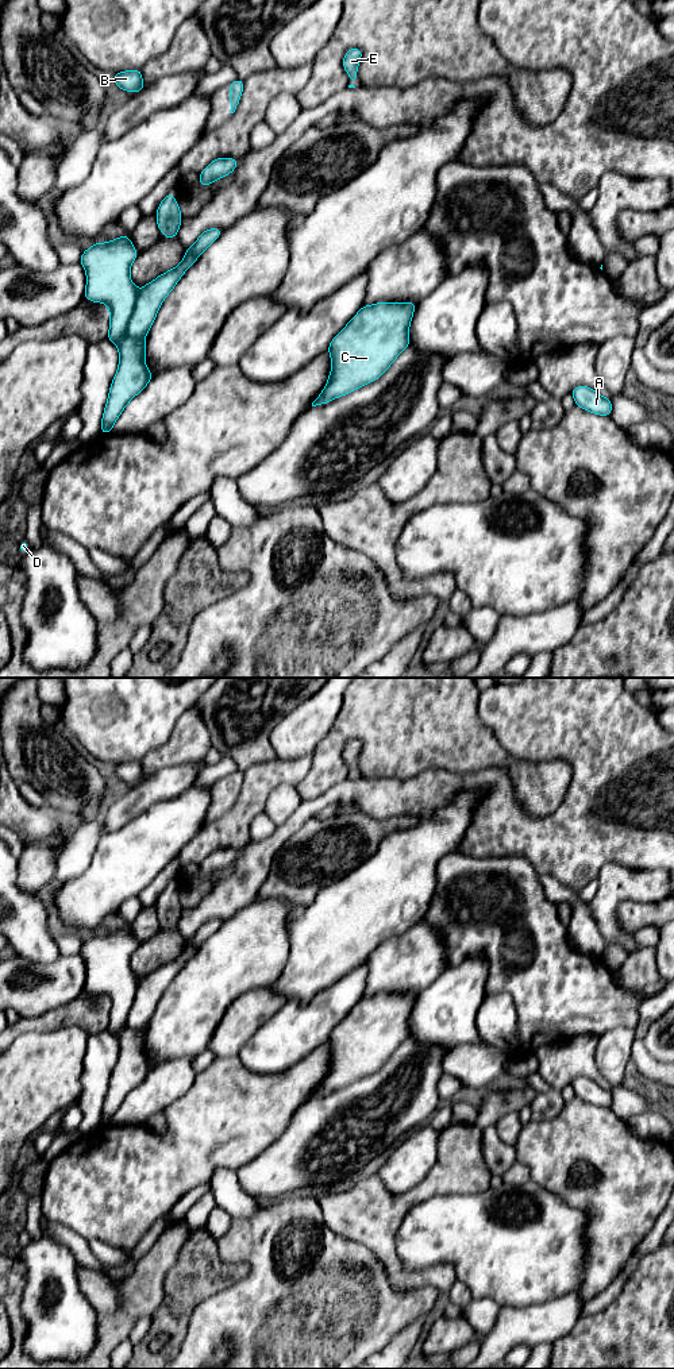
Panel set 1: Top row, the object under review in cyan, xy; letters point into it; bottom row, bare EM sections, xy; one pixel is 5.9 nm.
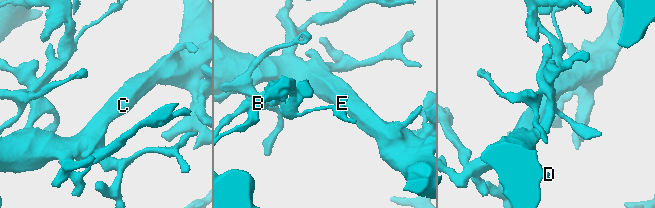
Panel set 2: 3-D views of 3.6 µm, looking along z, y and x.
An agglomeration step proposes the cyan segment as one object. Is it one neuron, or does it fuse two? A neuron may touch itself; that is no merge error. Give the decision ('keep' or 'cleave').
cleave

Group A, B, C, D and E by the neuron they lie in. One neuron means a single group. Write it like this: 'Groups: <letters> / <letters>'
Groups: A C D / B E

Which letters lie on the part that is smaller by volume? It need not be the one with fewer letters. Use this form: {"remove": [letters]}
{"remove": ["B", "E"]}

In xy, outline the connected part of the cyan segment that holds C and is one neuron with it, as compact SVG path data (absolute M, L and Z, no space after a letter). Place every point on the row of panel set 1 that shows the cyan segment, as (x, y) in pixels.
M377 302L362 306L330 343L332 369L312 406L378 379L409 346L409 323L416 304Z

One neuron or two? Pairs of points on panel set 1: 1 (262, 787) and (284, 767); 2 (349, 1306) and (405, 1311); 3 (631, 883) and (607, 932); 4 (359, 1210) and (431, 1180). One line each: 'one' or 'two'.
1: one
2: one
3: one
4: one

